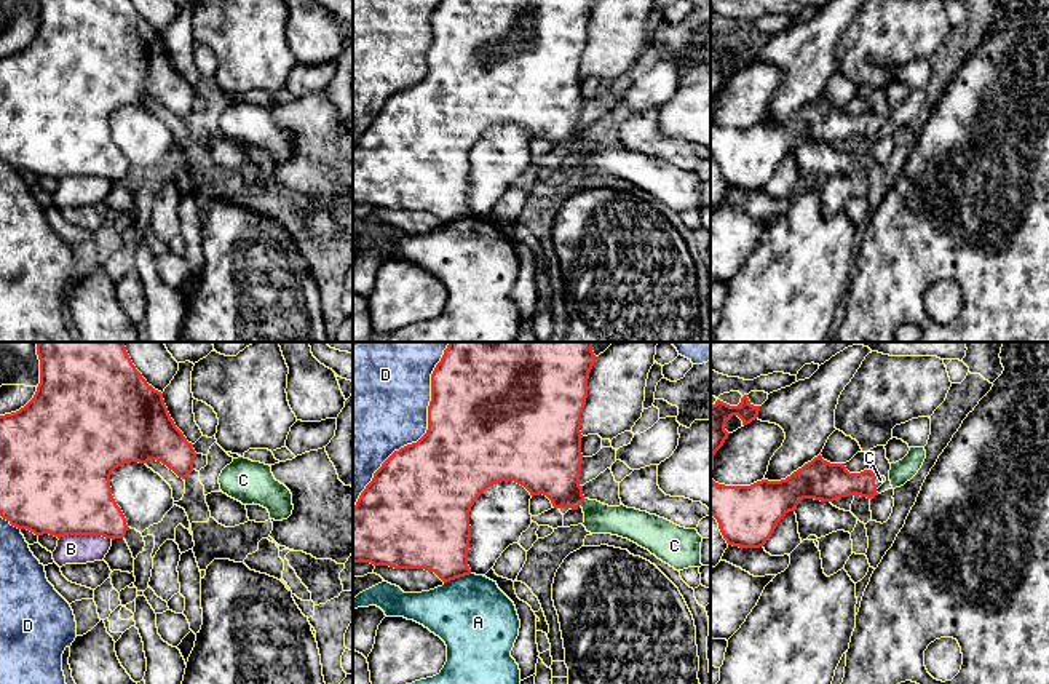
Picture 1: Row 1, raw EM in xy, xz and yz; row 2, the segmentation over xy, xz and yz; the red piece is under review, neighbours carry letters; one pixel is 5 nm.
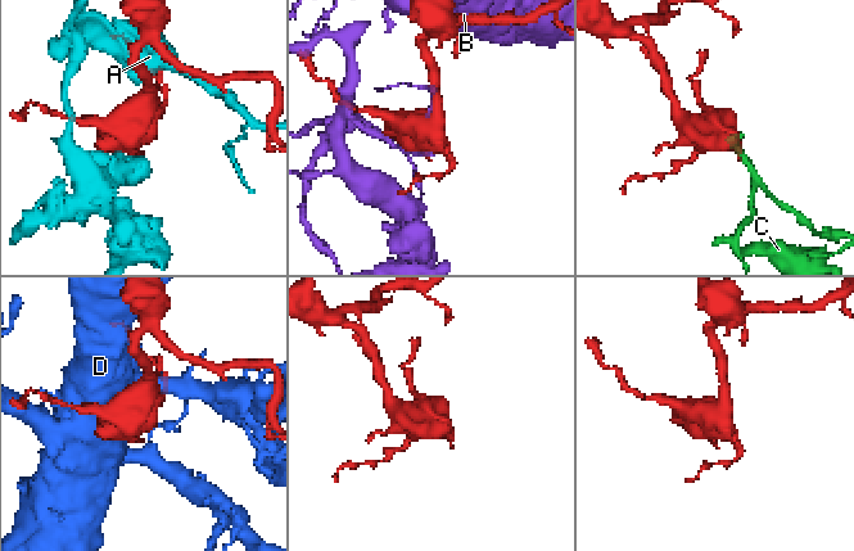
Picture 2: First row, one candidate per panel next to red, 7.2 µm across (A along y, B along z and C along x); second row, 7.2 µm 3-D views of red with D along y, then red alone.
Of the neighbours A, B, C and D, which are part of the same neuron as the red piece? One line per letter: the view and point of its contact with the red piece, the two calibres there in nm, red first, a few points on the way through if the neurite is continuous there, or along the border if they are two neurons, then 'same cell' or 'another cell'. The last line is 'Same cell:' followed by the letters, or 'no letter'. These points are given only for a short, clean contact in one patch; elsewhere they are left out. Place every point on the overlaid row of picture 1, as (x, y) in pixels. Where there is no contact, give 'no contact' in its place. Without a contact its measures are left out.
A: meets red in xz at (457, 577); 360 nm thick on the red side, 400 nm on the other; another cell
B: meets red in xy at (87, 534); 440 nm thick on the red side, 140 nm on the other; another cell
C: meets red in xz at (581, 502); 320 nm thick on the red side, 150 nm on the other; runs through xz (550, 464), (558, 478), (581, 502), (599, 518); same cell
D: meets red in xz at (427, 432); 500 nm thick on the red side, 440 nm on the other; another cell
Same cell: C

